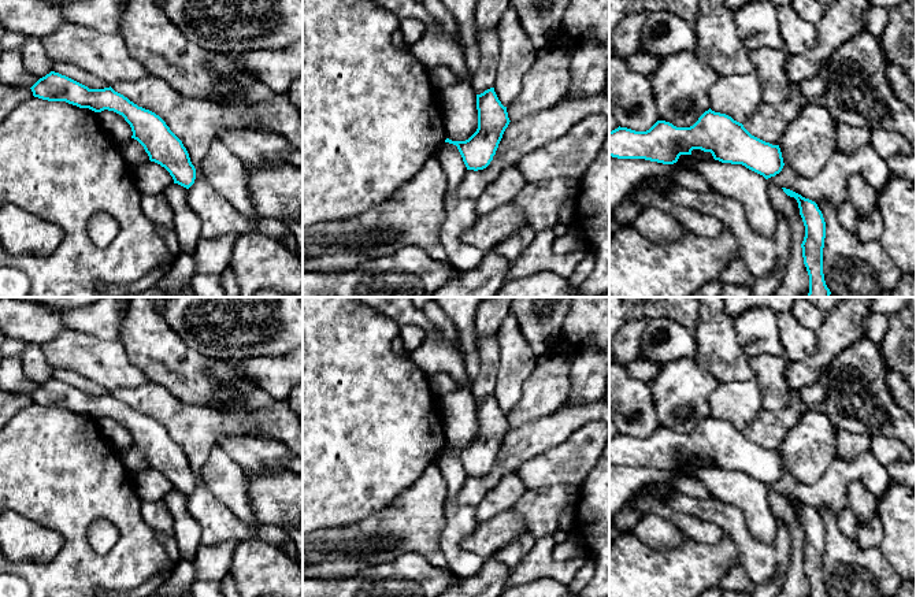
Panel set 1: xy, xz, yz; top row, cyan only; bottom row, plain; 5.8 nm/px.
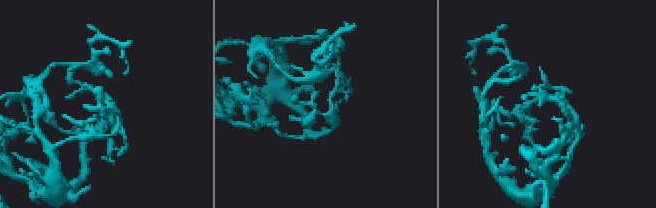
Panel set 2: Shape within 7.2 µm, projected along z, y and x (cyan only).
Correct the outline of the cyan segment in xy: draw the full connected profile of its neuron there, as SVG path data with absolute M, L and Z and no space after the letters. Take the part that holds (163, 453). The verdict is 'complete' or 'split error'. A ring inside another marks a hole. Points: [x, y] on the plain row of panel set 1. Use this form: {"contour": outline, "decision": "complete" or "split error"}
{"contour": "M51 378L31 394L33 403L48 408L66 408L94 419L114 418L130 431L133 442L145 456L151 468L164 474L178 490L189 496L196 486L196 475L182 448L155 419L138 414L111 393L89 396L59 379Z", "decision": "complete"}

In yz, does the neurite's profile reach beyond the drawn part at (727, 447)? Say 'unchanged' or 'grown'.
unchanged

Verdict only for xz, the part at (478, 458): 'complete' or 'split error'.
complete

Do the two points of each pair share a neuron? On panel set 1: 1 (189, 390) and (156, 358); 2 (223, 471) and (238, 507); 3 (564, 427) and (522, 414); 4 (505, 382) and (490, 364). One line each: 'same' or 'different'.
1: same
2: same
3: different
4: different

